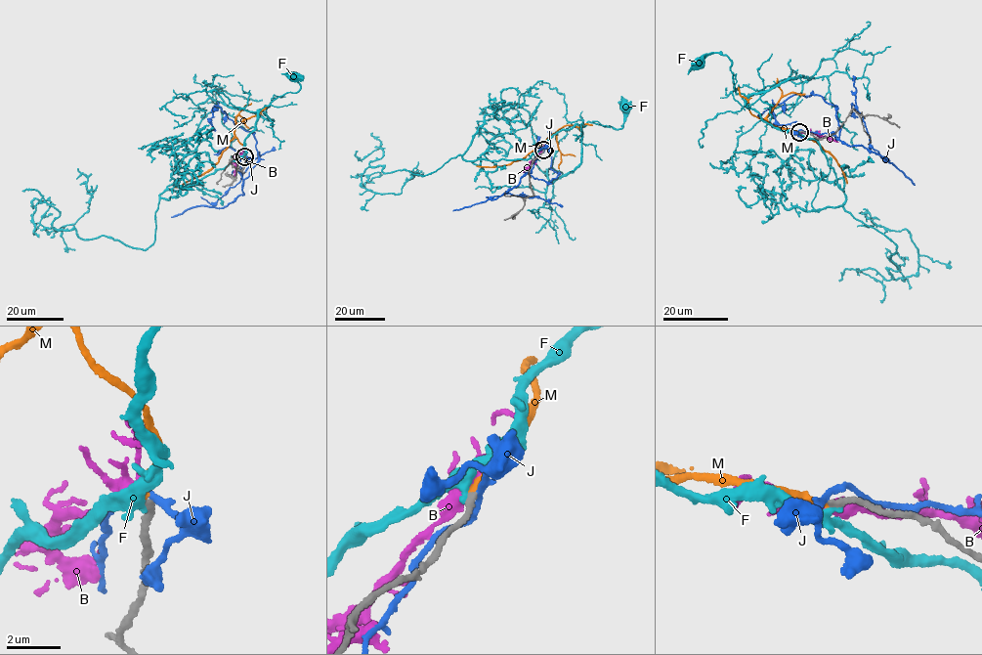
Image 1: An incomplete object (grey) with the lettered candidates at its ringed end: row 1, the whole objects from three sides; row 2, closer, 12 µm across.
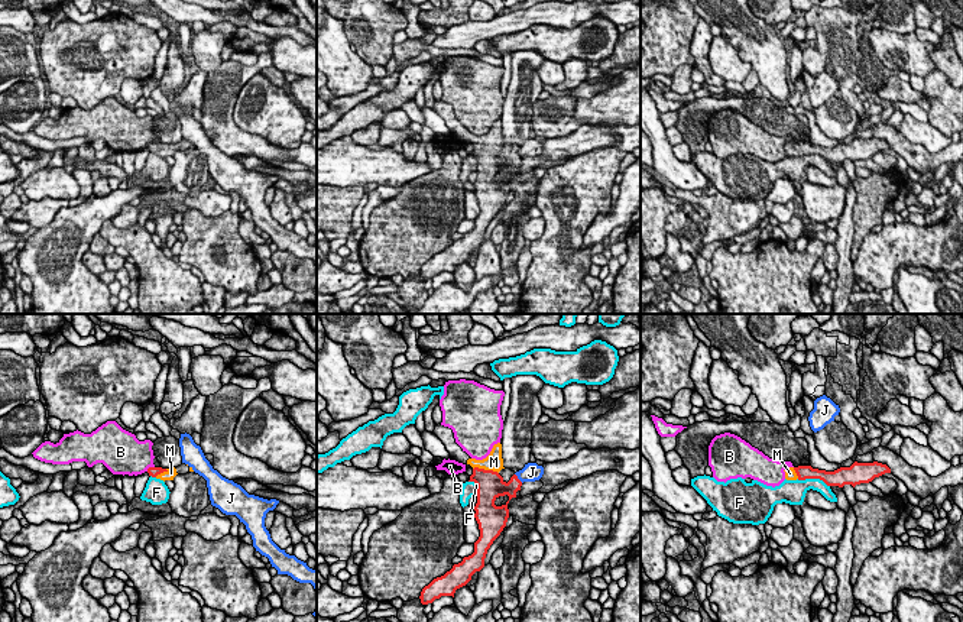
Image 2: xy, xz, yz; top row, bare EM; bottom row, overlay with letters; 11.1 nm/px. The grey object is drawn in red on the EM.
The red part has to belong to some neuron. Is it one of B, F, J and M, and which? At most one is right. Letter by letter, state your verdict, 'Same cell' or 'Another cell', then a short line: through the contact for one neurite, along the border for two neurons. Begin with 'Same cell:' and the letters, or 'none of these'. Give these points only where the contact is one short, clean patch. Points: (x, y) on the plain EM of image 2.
Same cell: M
B: Another cell. Line: xy (153, 142), (146, 146)
F: Another cell. Line: yz (797, 155), (822, 155), (829, 162)
J: Another cell. Line: xz (515, 149), (522, 158)
M: Same cell. Line: xz (490, 161), (486, 146), (493, 138)

